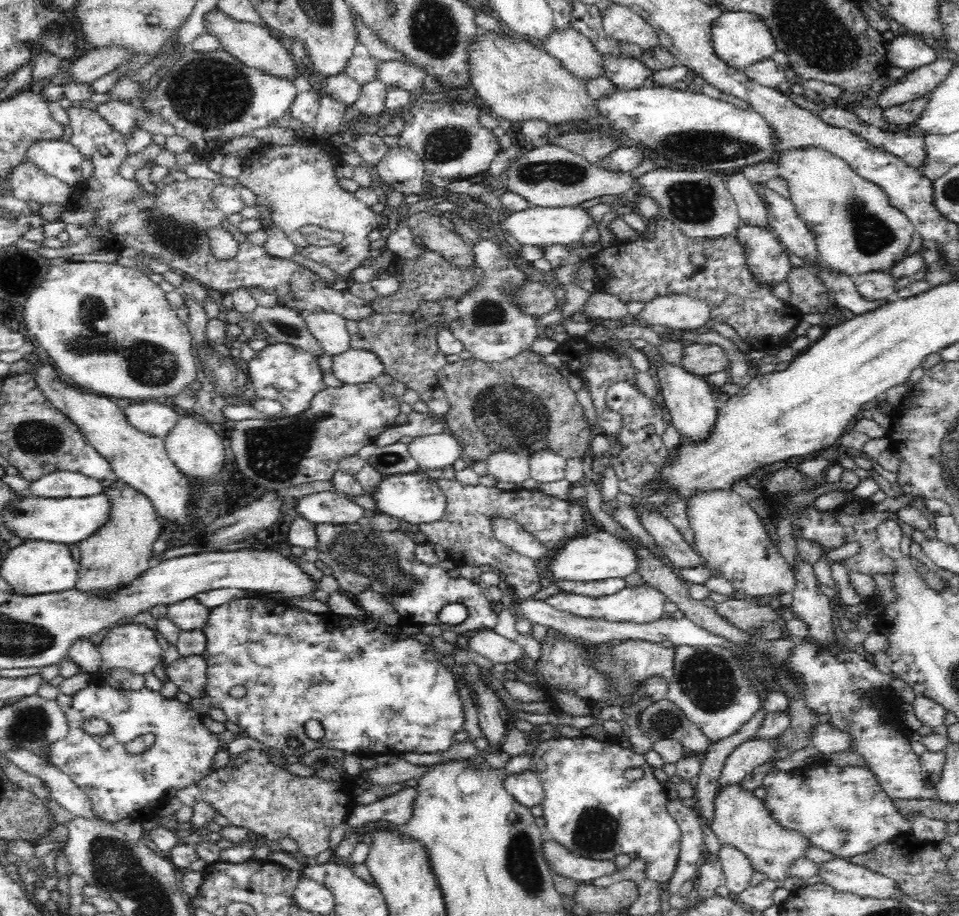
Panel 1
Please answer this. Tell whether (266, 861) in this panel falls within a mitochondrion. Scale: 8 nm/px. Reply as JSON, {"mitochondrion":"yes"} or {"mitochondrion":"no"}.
{"mitochondrion":"no"}

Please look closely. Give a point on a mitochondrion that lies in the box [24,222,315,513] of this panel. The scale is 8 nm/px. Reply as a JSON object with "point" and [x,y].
{"point":[150,364]}

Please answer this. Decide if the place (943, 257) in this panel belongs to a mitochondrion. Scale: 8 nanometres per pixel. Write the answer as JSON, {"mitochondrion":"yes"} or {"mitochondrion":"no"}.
{"mitochondrion":"yes"}

